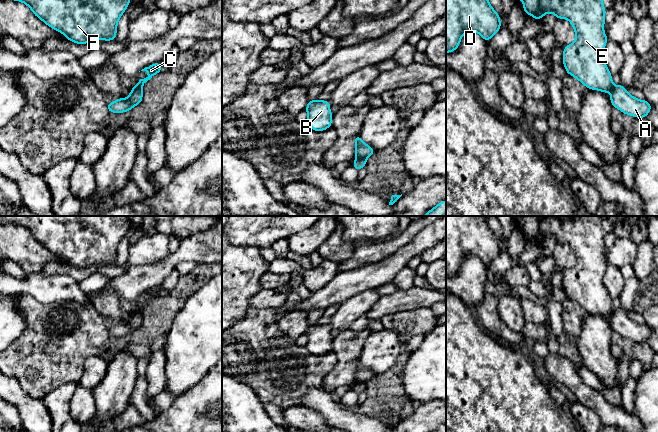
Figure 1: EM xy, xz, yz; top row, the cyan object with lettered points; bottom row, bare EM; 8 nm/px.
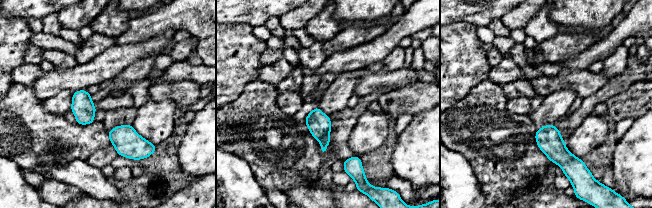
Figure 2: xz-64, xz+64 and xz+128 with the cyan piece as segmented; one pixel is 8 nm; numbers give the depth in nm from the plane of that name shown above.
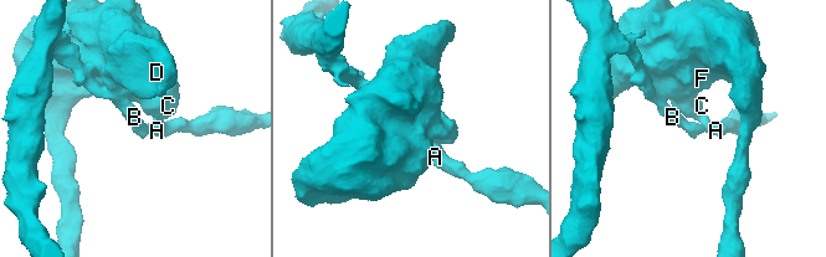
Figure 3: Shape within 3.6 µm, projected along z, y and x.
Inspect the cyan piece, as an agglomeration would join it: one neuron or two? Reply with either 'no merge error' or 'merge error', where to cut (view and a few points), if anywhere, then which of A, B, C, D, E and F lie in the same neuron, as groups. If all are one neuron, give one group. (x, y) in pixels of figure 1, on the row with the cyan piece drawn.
merge error; cut in xz along (356, 158), (365, 159); A B / C D E F

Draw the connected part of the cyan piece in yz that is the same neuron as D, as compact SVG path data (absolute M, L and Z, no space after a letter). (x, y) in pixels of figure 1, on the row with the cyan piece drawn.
M446 0L446 53L458 49L460 41L467 31L475 31L484 41L489 42L500 29L500 16L488 0Z

